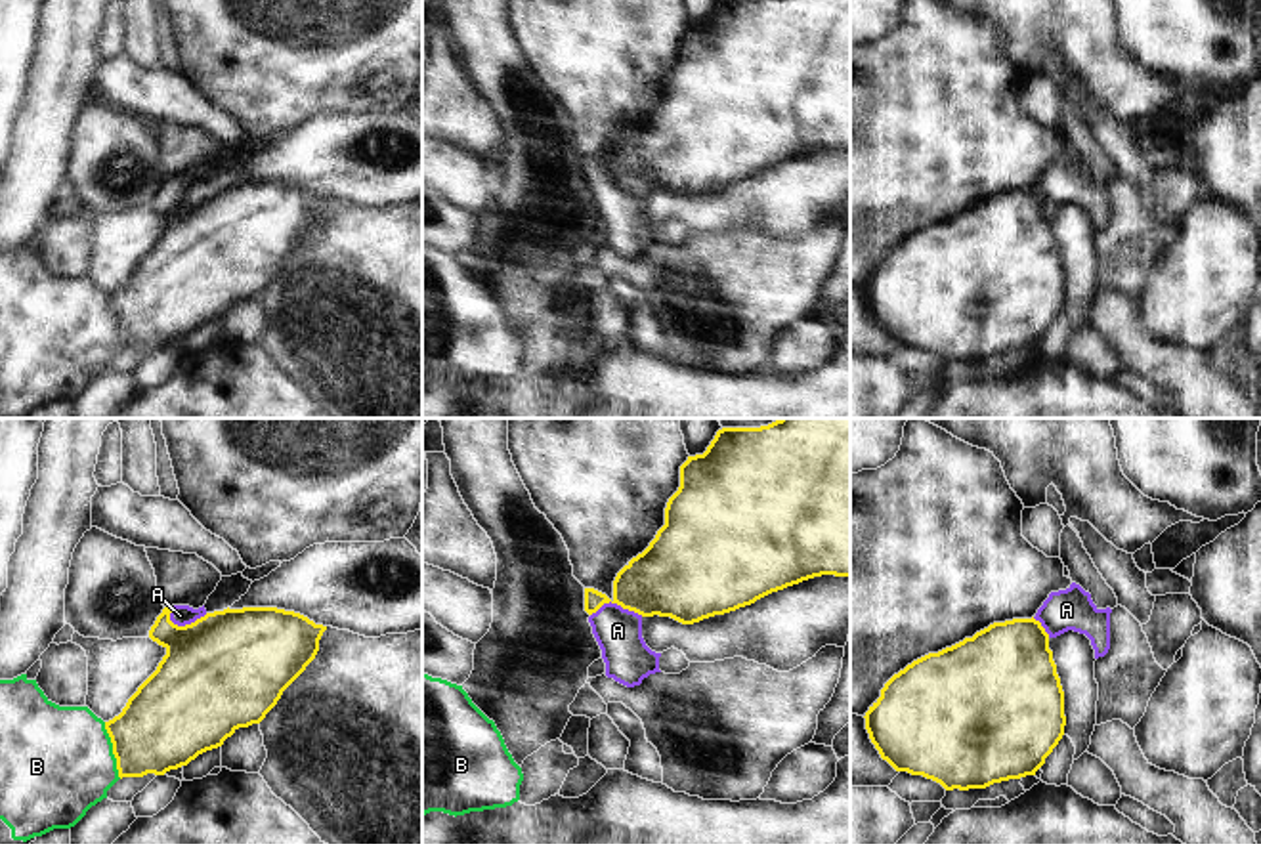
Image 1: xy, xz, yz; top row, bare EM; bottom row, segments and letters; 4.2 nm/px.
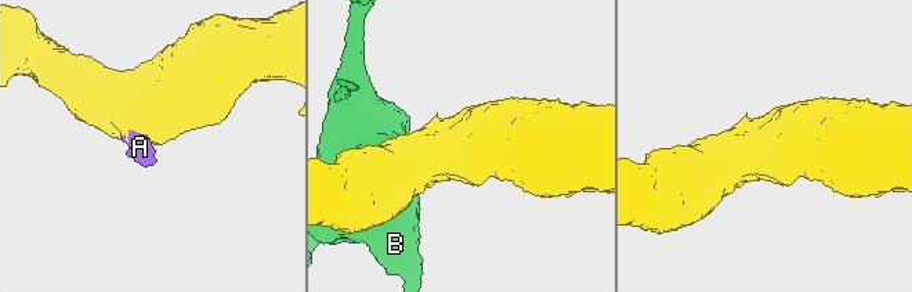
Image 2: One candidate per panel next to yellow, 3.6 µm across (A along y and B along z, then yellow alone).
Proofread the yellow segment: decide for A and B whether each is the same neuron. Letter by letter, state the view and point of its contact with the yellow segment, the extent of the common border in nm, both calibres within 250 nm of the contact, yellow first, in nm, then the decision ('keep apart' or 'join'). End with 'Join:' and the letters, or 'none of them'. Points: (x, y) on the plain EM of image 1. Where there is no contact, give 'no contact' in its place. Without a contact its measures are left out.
A: meets yellow in xz at (618, 176); contact 220 nm long; 320 nm thick on the yellow side, 200 nm on the other; join
B: meets yellow in xy at (113, 323); contact 260 nm long; 380 nm thick on the yellow side, 480 nm on the other; keep apart
Join: A

